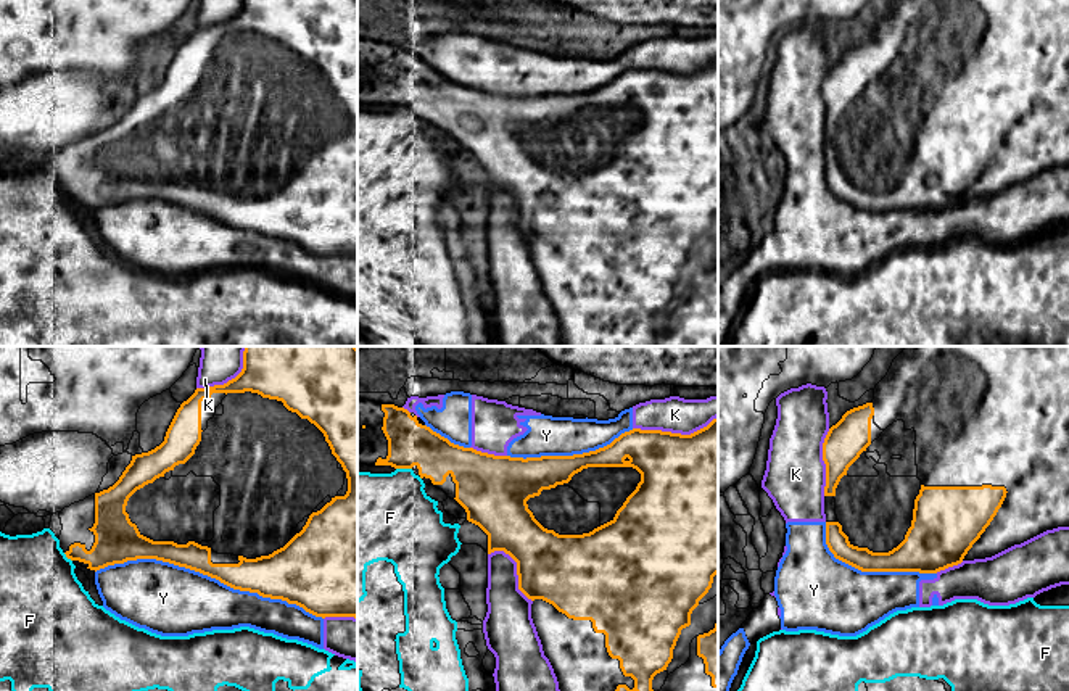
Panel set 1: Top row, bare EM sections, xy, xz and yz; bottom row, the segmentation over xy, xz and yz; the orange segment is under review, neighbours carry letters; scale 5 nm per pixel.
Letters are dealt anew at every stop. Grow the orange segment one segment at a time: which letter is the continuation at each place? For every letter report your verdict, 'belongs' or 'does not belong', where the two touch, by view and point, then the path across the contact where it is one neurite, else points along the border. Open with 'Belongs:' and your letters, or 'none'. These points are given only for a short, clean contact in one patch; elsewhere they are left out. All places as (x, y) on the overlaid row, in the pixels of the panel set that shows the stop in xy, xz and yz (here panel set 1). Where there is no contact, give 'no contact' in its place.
Belongs: none
F: does not belong; meets orange in xz at (404, 467); border along xz (396, 467), (411, 469)
K: does not belong; meets orange in xz at (675, 434)
Y: does not belong; meets orange in xy at (210, 575)

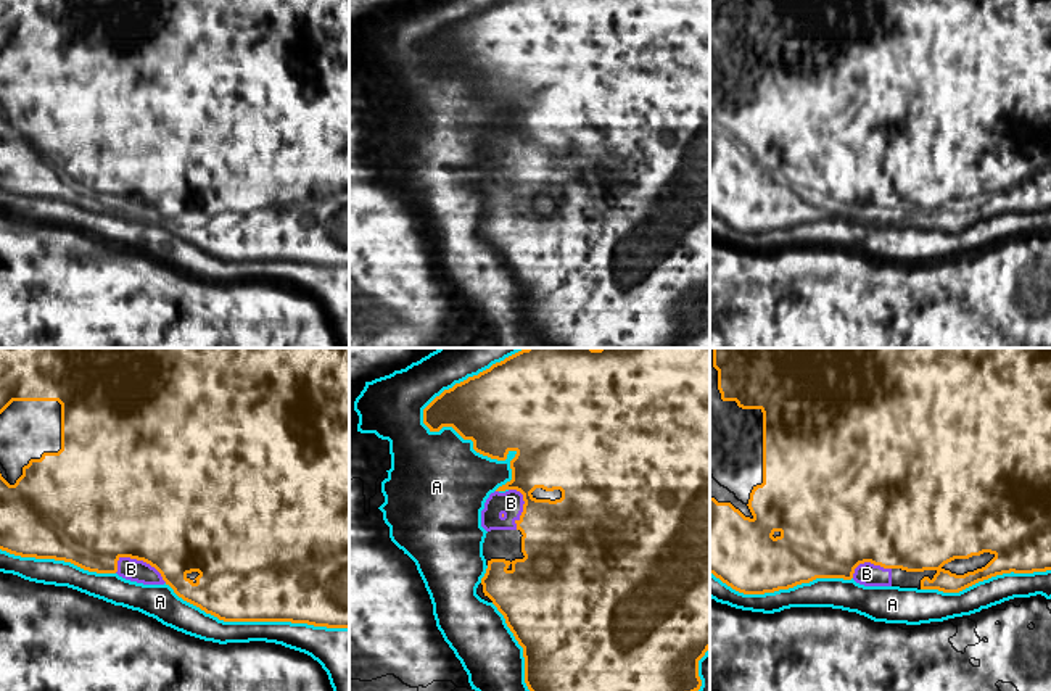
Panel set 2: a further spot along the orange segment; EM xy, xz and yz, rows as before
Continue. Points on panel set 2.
Belongs: B
A: does not belong; meets orange in xz at (435, 430)
B: belongs; meets orange in xy at (142, 559)

